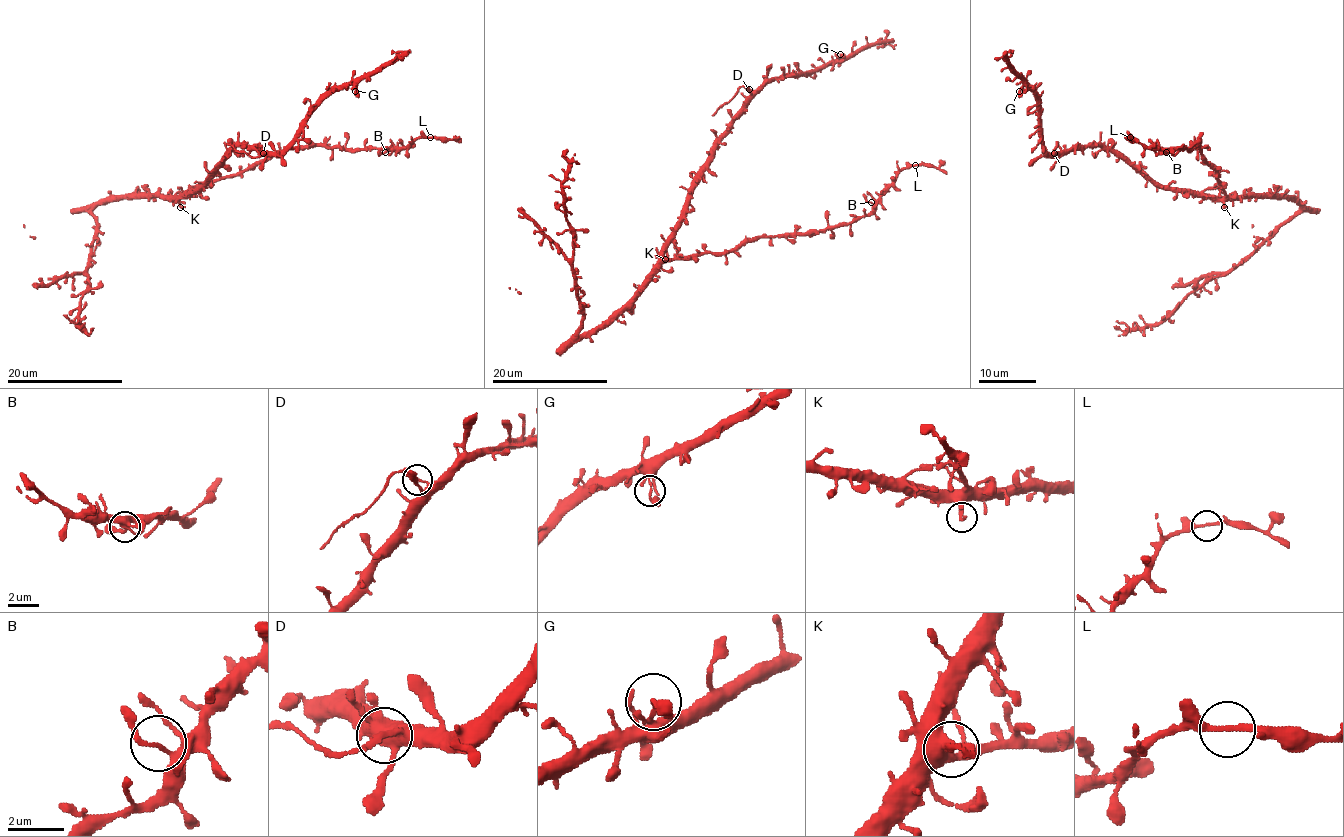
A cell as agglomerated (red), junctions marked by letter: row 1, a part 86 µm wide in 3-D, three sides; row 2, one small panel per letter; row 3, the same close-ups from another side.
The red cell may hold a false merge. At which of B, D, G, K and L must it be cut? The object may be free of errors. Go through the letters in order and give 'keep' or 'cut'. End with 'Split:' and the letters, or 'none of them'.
B: keep
D: cut
G: keep
K: keep
L: keep
Split: D

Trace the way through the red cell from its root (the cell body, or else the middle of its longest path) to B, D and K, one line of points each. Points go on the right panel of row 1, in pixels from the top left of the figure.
B: (1199, 196), (1205, 189), (1222, 185), (1205, 162), (1201, 149), (1198, 146), (1166, 152)
D: (1199, 196), (1153, 183), (1114, 153), (1098, 146), (1076, 146), (1053, 153)
K: (1199, 196), (1214, 196), (1224, 207)

